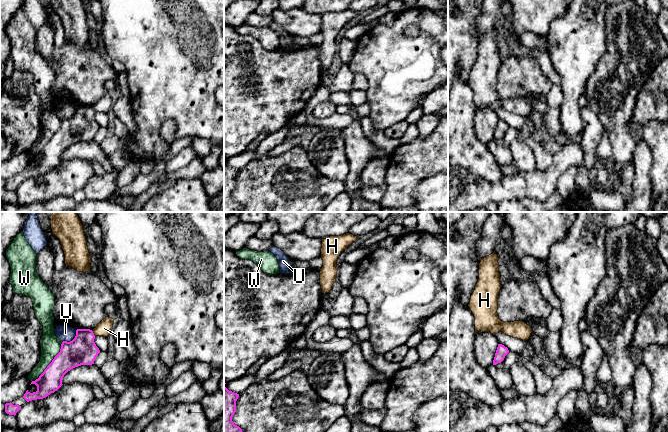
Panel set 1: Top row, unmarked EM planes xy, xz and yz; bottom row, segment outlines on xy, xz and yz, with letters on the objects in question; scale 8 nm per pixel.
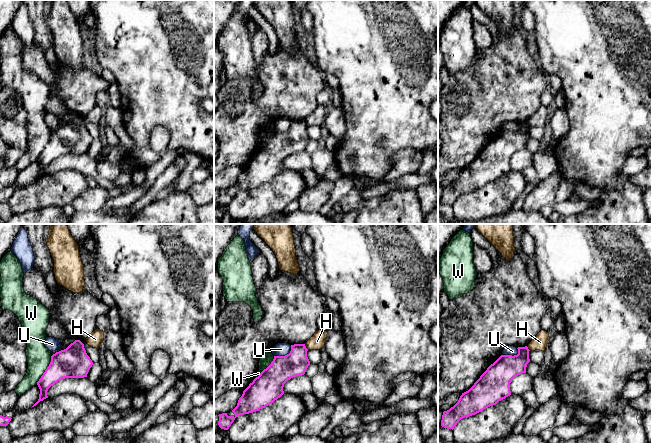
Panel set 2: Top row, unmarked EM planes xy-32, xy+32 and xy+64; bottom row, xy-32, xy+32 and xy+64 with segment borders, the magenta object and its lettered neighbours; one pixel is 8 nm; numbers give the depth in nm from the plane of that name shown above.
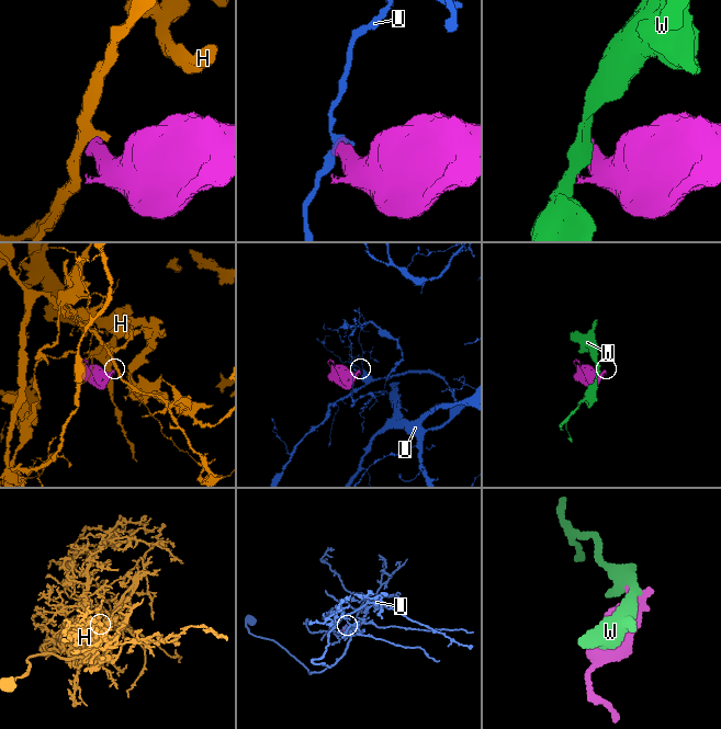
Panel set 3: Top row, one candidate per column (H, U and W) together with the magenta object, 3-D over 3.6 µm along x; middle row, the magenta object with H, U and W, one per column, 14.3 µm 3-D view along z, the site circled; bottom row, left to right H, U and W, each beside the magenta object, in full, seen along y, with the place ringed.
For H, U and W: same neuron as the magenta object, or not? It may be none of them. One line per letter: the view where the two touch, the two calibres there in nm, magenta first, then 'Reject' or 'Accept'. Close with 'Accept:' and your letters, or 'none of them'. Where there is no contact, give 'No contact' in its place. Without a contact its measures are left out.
H: Touches magenta in xy. Thickness 240 nm (magenta) against 120 nm. Reject
U: Touches magenta in xy. Thickness 240 nm (magenta) against 130 nm. Reject
W: Touches magenta in xy. Thickness 220 nm (magenta) against 170 nm. Reject
Accept: none of them

